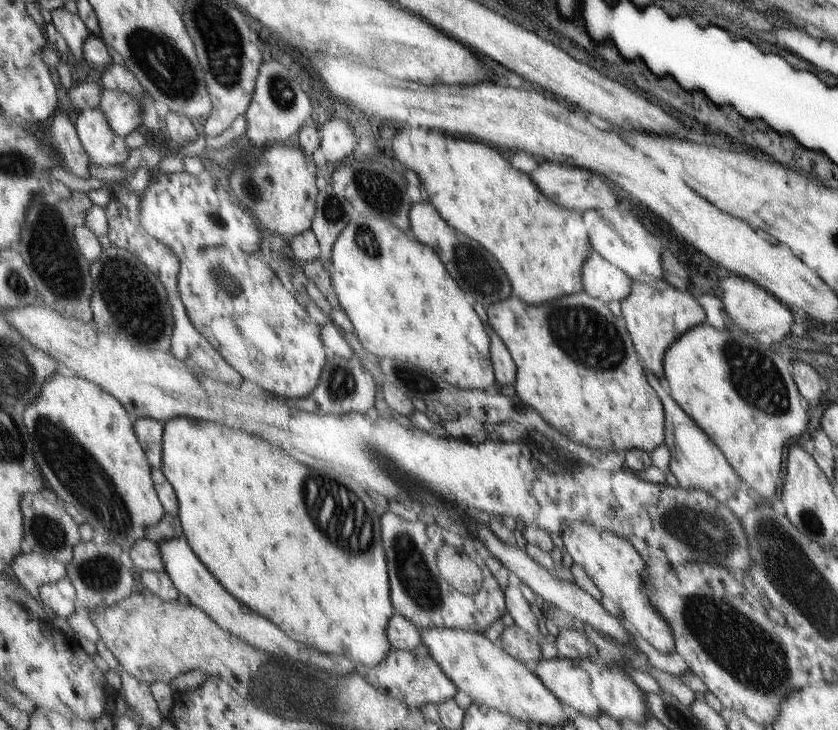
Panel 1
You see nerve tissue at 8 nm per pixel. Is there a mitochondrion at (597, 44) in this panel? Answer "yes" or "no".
no

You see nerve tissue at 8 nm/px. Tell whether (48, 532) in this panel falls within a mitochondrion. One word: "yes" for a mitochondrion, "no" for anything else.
yes

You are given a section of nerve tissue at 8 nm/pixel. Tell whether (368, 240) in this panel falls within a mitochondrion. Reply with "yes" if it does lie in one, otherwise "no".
yes

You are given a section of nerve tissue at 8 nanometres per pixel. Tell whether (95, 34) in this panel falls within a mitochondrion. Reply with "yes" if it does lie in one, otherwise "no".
no

